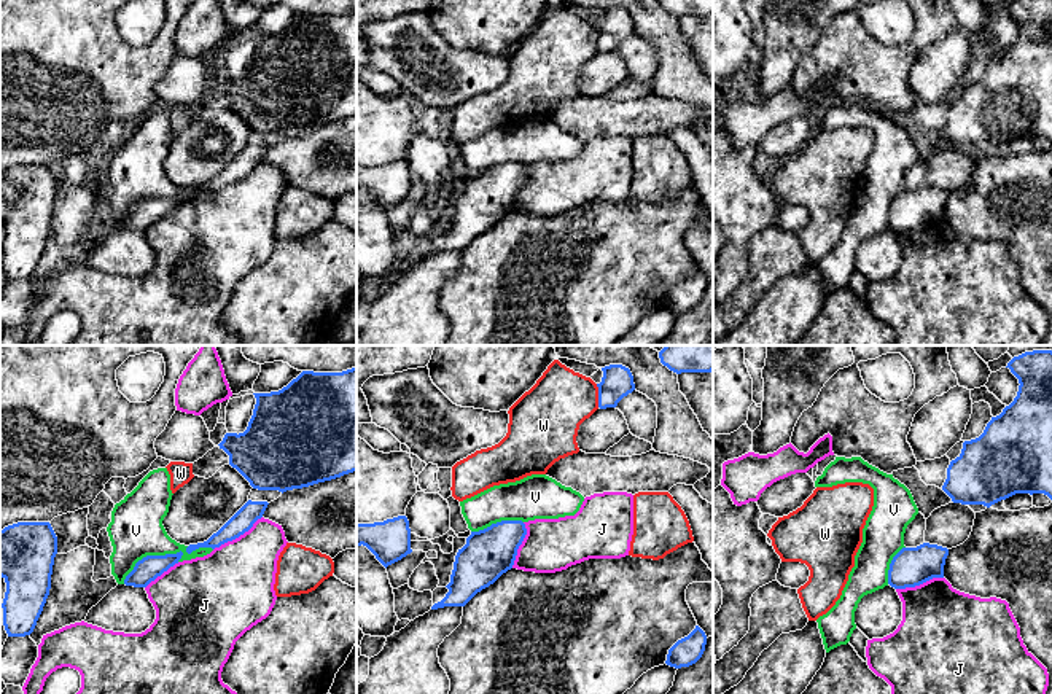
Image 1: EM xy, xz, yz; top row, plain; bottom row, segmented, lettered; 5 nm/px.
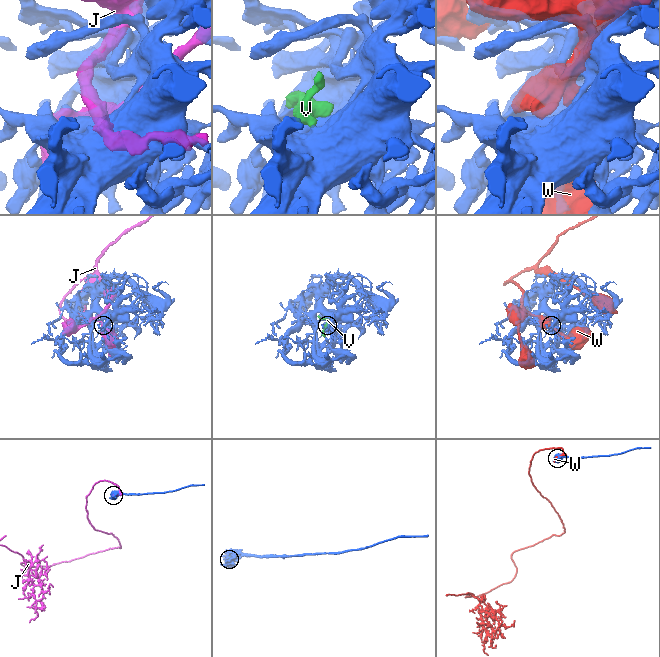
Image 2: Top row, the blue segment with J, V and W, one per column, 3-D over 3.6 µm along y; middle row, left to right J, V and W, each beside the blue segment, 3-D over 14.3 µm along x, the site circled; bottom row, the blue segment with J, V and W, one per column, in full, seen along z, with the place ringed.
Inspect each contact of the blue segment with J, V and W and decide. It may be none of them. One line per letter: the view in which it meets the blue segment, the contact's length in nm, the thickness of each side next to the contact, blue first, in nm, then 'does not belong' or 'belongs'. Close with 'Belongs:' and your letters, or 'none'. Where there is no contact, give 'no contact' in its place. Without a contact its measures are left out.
J: contact in xy; length 300 nm; calibres 110 and 420 nm; does not belong
V: contact in xy; length 480 nm; calibres 120 and 280 nm; belongs
W: contact in xz; length 120 nm; calibres 160 and 320 nm; does not belong
Belongs: V

